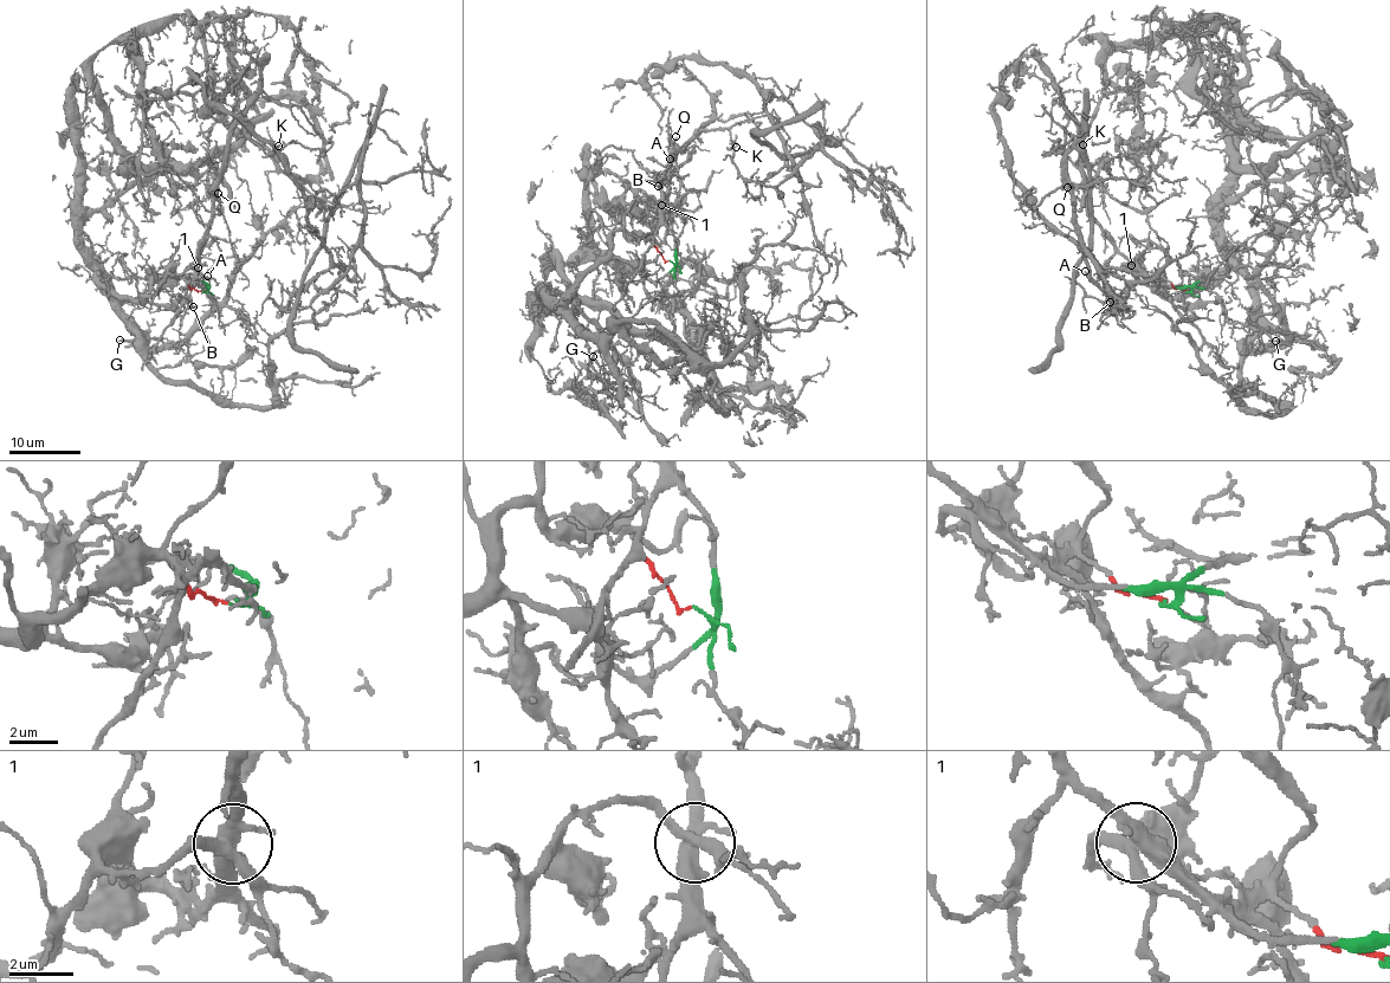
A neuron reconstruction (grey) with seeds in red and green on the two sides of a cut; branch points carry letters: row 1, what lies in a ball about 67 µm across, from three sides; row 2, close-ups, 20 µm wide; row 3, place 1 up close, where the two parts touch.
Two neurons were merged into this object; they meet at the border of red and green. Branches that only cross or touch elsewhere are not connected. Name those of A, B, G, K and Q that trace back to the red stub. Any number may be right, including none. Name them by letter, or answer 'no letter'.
G

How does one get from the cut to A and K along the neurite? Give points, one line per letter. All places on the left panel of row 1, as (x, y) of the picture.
A: (202, 292), (208, 289), (198, 276), (196, 257), (196, 276), (202, 286), (208, 283), (207, 277)
K: (202, 292), (208, 289), (199, 278), (199, 241), (212, 214), (226, 135), (239, 124), (266, 153), (278, 144)

